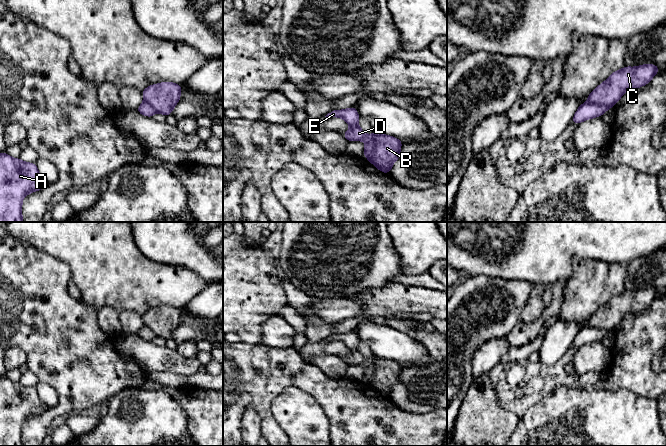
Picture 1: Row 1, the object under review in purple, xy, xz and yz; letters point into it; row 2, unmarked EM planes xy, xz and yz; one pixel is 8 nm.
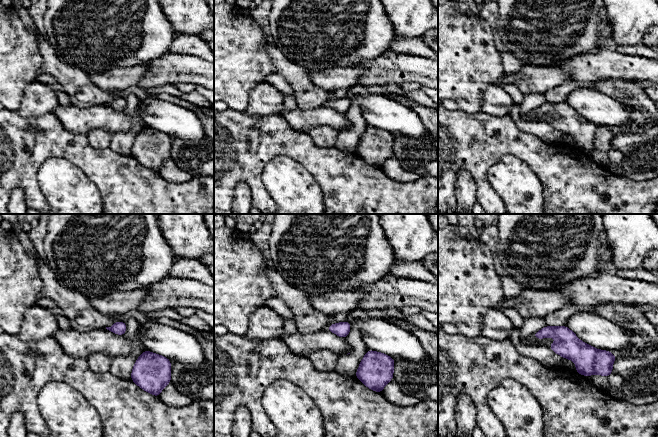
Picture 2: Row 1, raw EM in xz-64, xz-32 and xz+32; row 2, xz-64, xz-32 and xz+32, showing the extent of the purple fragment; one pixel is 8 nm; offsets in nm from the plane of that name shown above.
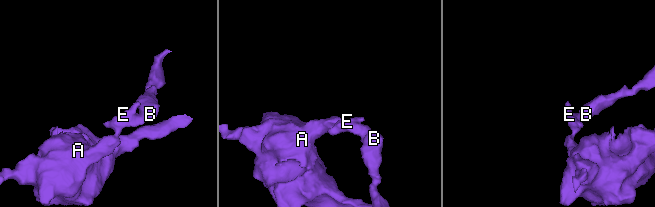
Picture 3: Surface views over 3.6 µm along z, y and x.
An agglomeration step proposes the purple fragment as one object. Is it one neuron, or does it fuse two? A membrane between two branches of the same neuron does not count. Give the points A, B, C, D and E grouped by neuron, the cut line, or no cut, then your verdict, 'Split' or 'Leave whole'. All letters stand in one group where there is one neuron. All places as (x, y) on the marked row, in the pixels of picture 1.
Groups: A D E / B C. Split along xz (378, 134), (375, 140), (374, 152), (367, 158). Split

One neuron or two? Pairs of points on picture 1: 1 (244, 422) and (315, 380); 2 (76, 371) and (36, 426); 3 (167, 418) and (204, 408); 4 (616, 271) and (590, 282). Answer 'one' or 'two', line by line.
1: one
2: one
3: two
4: one

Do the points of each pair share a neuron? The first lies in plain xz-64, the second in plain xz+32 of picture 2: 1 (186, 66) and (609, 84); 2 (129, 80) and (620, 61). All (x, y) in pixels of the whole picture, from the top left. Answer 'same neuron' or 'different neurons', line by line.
1: different neurons
2: different neurons

